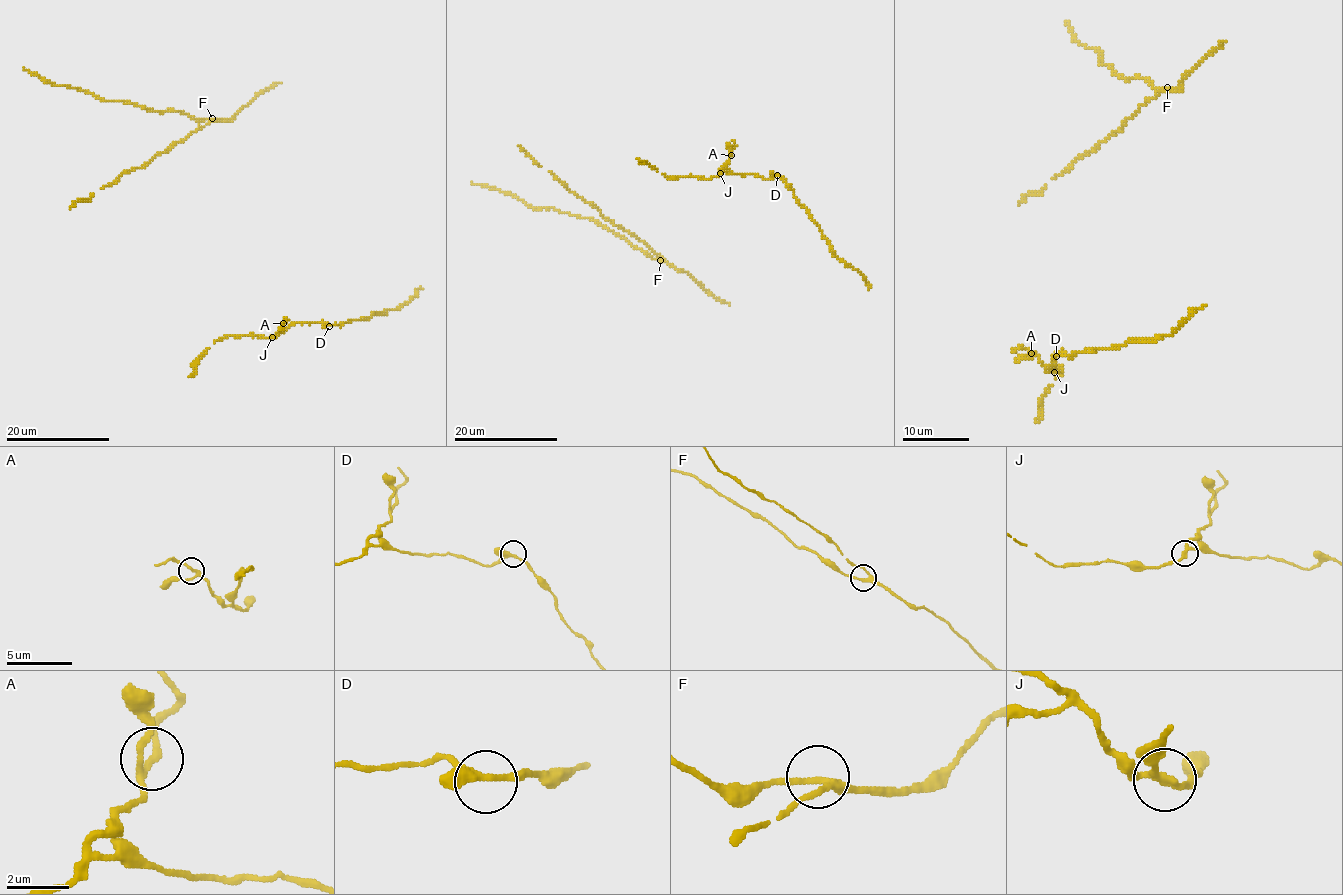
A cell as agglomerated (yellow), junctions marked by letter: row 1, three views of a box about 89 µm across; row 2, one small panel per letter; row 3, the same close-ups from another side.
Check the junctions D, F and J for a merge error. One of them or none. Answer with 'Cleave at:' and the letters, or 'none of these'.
Cleave at: J

